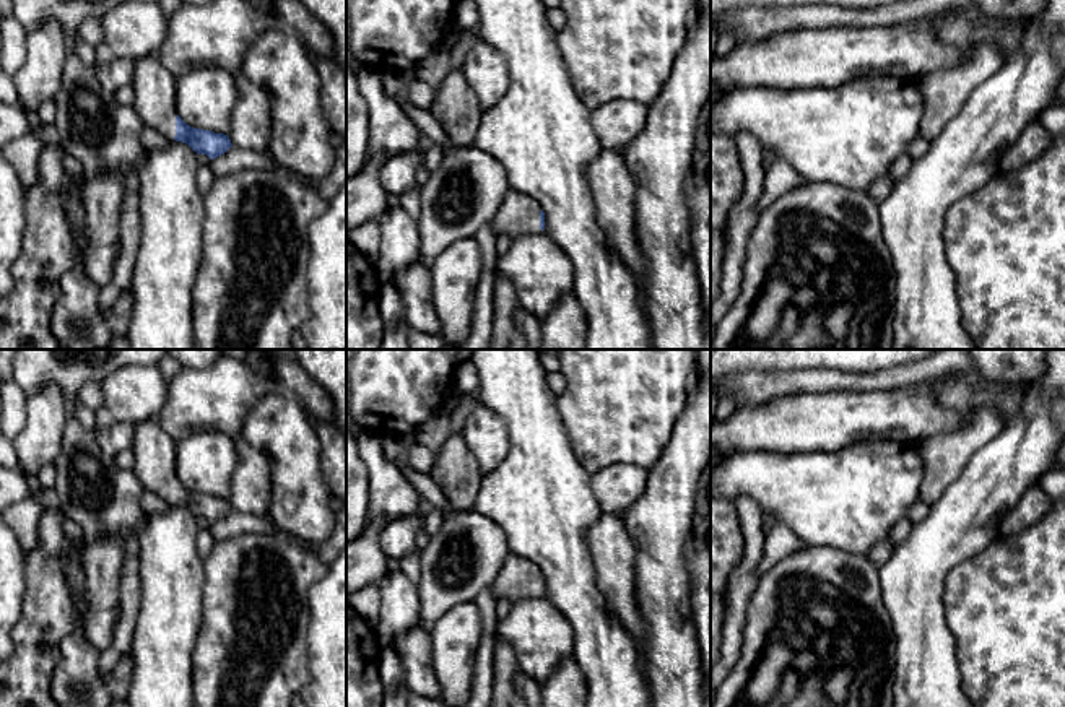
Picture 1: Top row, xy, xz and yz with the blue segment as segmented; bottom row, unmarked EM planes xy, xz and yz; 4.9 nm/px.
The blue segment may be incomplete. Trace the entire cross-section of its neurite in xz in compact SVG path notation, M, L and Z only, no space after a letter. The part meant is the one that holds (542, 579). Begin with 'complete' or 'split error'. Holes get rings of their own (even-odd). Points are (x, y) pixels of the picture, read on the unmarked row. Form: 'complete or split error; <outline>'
split error; M511 553L493 582L493 590L499 598L514 603L520 598L543 595L545 577L533 561Z

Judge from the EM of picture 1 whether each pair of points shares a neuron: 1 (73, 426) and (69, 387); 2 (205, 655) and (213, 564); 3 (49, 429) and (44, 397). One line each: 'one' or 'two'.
1: one
2: one
3: one

